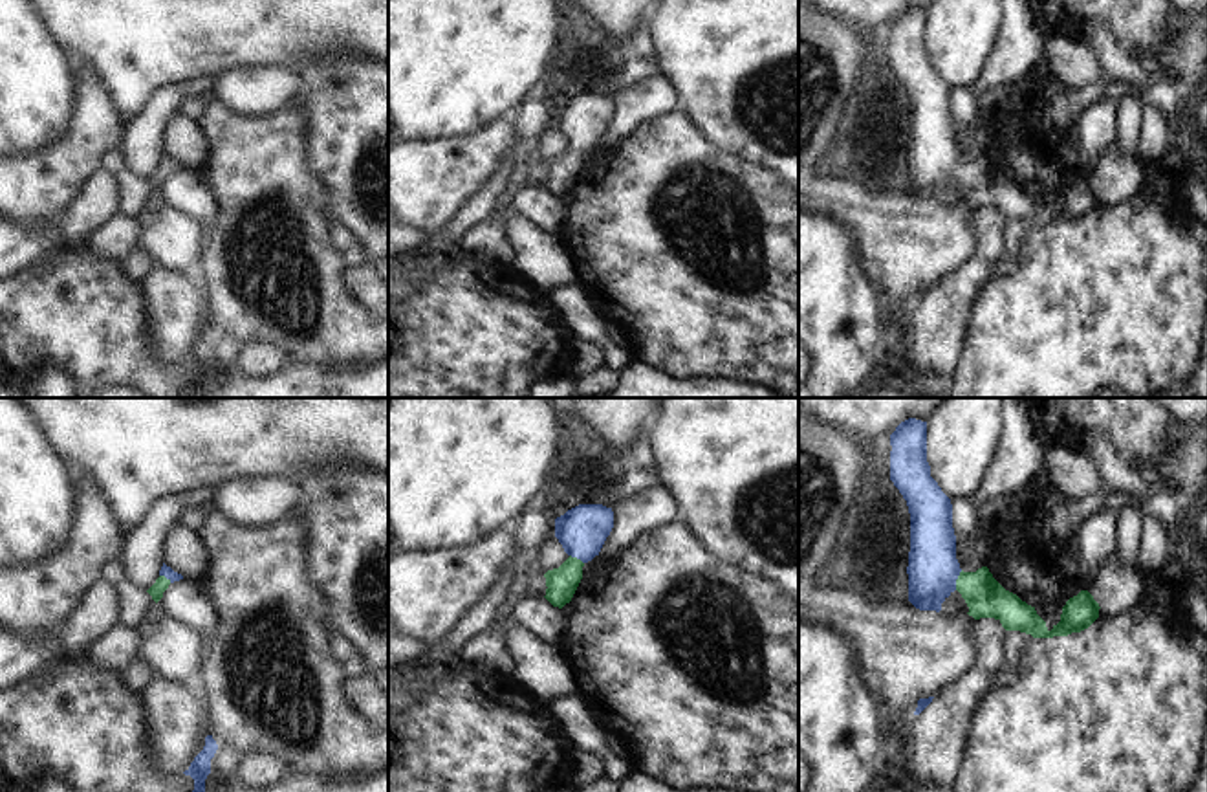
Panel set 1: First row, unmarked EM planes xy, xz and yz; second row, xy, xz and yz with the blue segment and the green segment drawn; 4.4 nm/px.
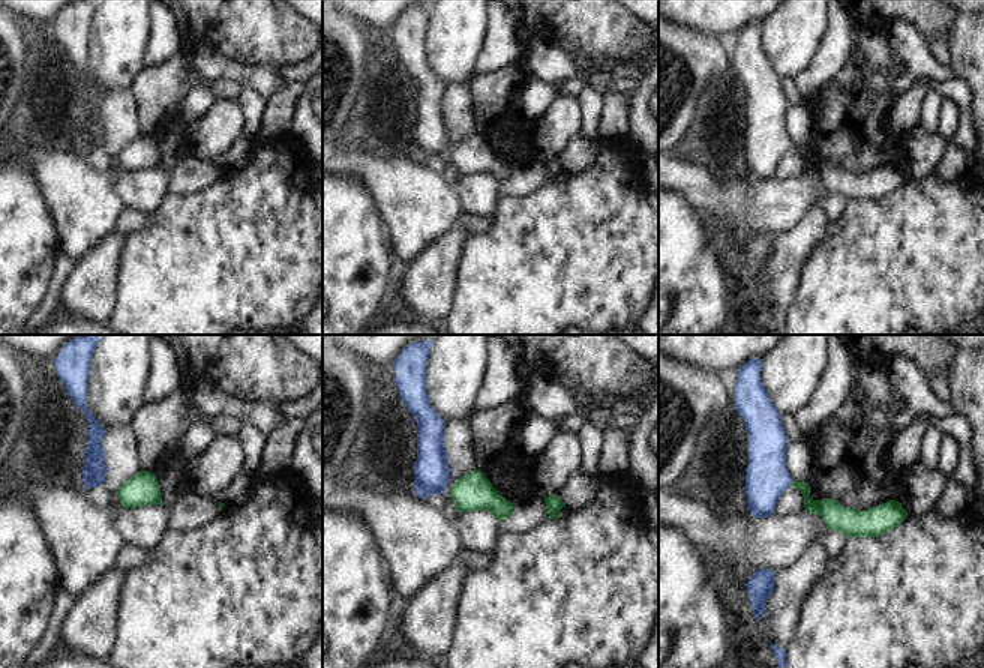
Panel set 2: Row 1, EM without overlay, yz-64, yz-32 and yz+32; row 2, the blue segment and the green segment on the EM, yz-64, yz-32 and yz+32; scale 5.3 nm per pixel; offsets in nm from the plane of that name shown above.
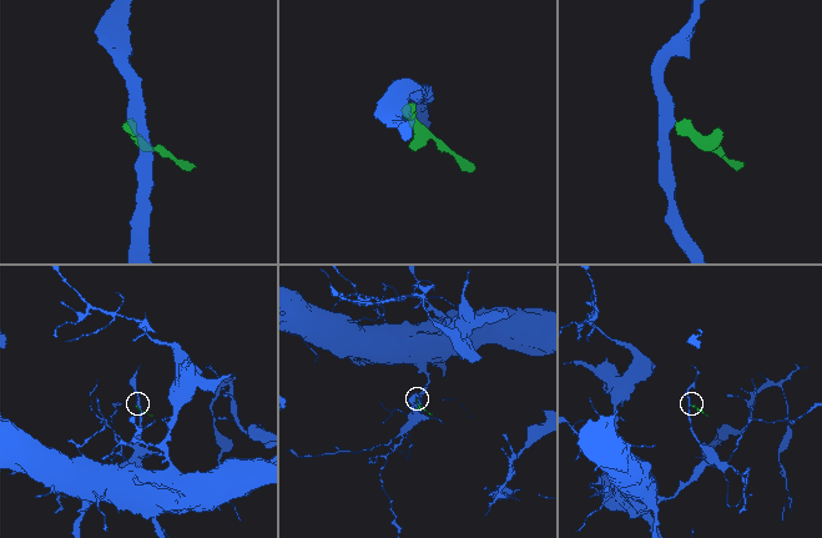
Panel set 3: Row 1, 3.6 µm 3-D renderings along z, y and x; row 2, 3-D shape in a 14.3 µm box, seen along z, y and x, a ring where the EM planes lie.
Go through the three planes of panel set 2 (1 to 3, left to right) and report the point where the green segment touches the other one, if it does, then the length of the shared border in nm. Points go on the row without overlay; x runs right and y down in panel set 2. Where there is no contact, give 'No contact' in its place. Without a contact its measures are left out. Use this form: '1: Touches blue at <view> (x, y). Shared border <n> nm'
1: No contact
2: No contact
3: Touches blue at yz+32 (791, 146). Shared border 40 nm.

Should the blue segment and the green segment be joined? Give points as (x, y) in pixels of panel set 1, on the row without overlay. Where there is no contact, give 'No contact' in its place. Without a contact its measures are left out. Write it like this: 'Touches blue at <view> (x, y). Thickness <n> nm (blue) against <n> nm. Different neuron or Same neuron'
Touches blue at yz (956, 167). Thickness 220 nm (blue) against 180 nm. Same neuron.

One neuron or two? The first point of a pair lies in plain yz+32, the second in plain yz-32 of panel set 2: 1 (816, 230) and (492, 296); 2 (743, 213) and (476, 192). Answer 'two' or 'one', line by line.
1: two
2: two

